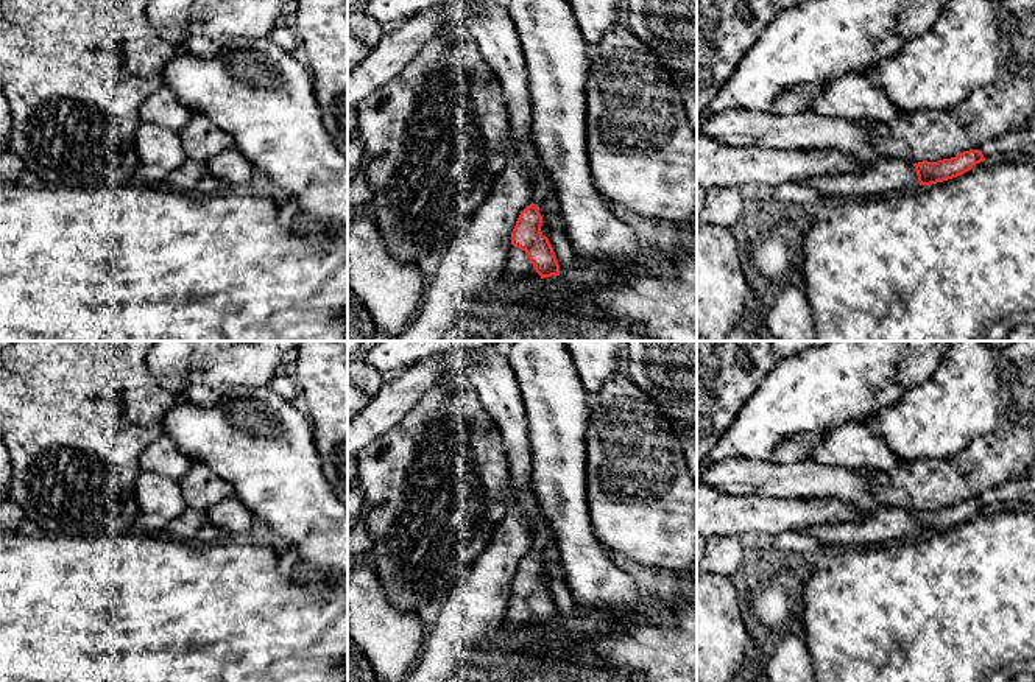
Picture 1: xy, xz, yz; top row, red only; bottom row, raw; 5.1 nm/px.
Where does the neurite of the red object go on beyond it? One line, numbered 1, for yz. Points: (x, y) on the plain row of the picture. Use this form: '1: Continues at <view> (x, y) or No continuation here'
1: Continues at yz (884, 525)

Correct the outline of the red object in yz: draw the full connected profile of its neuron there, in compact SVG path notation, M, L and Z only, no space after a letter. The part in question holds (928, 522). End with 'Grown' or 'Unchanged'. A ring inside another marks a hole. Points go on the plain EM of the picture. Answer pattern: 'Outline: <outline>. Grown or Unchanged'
Outline: M1035 467L1026 475L985 492L980 498L963 500L951 508L923 509L915 514L901 508L879 508L860 522L815 525L800 533L821 540L831 550L885 545L957 526L991 503L1009 501L1024 503L1035 511Z. Grown

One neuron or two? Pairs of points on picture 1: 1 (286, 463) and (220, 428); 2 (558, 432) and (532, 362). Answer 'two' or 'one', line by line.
1: one
2: one

